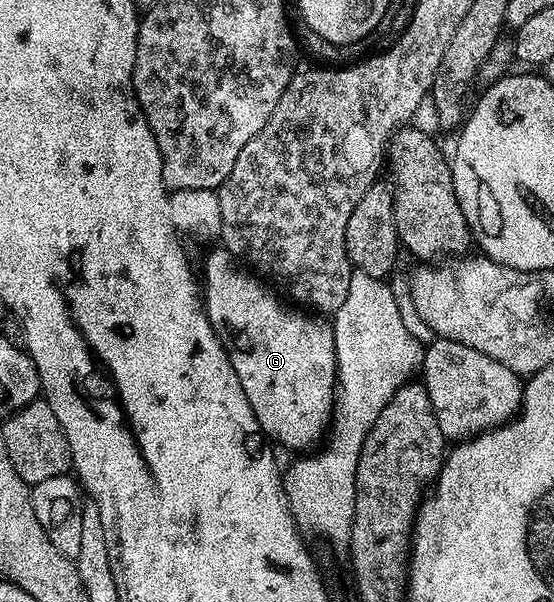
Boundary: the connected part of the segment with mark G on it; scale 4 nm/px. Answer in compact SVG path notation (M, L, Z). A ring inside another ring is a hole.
M218 248L205 262L203 301L209 323L213 325L221 345L229 354L231 364L239 376L239 384L243 384L243 392L247 392L247 400L259 420L266 439L272 440L278 447L281 445L289 450L301 450L304 446L311 445L321 433L322 435L326 433L335 409L335 391L339 383L337 349L332 325L312 313L302 312L300 309L288 310L272 294L274 293L272 289L264 290L260 286L262 283L248 269L240 270L236 265L240 266L232 252L224 248Z

